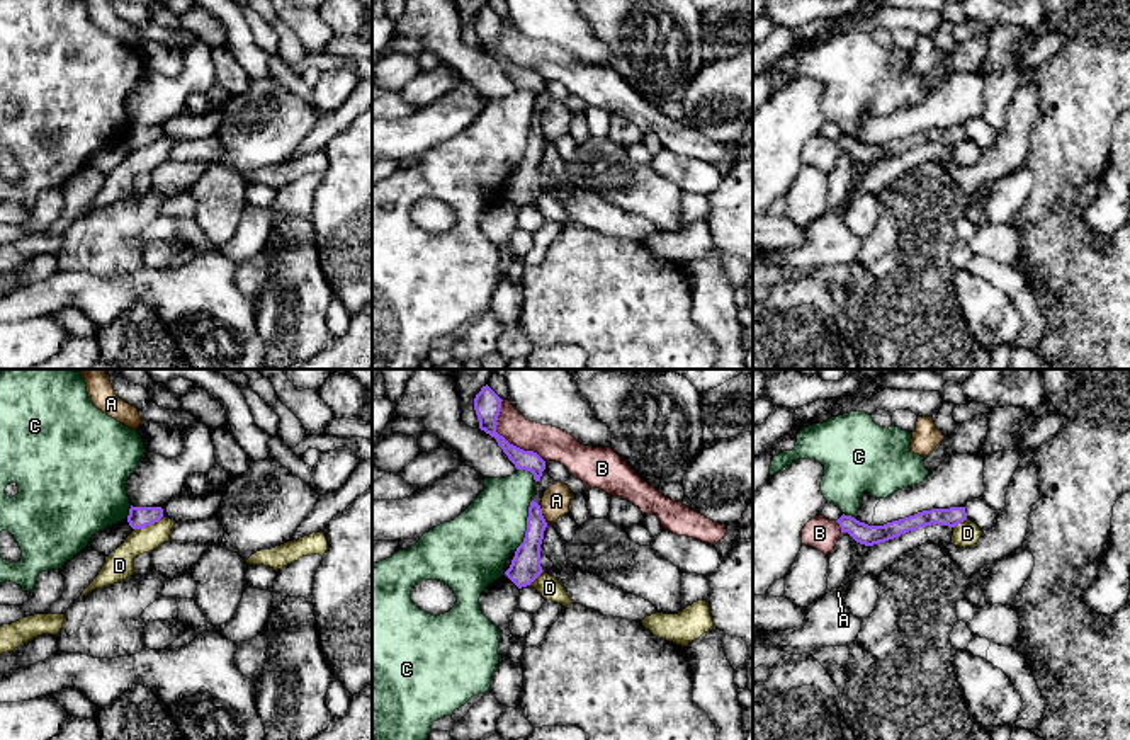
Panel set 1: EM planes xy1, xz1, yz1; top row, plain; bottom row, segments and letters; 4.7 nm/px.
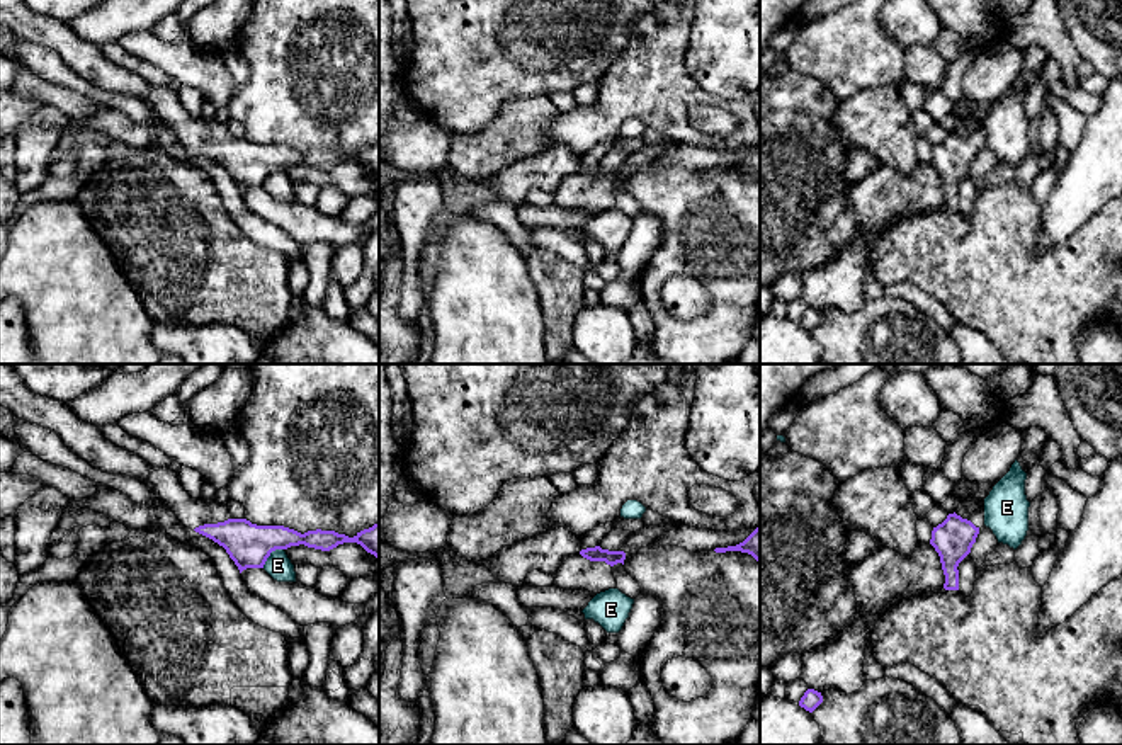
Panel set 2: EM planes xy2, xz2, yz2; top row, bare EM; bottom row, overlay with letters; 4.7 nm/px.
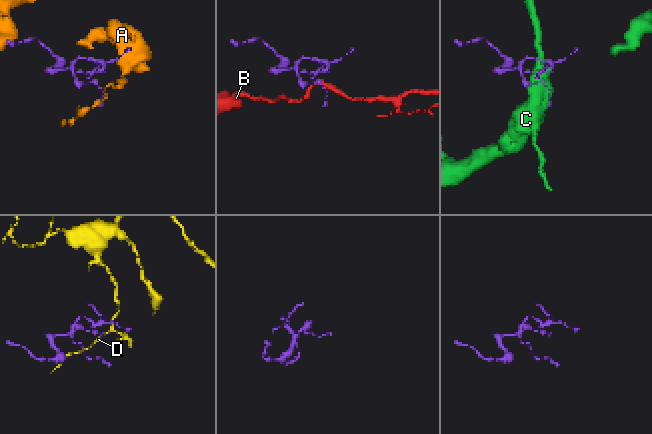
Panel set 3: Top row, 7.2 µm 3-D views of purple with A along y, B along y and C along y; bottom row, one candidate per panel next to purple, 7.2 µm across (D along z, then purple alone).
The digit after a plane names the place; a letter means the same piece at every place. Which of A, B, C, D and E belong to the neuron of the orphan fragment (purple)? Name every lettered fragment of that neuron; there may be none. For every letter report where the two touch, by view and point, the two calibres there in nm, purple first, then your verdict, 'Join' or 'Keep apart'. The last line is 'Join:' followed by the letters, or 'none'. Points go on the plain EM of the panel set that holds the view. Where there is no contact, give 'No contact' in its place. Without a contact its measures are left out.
A: Touches purple at xz1 (541, 133). Thickness 140 nm (purple) against 140 nm. Keep apart
B: Touches purple at xz1 (505, 58). Thickness 130 nm (purple) against 160 nm. Keep apart
C: Touches purple at xz1 (527, 143). Thickness 140 nm (purple) against 300 nm. Keep apart
D: Touches purple at xy1 (148, 143). Thickness 100 nm (purple) against 140 nm. Keep apart
E: Touches purple at xy2 (269, 174). Thickness 200 nm (purple) against 120 nm. Keep apart
Join: none

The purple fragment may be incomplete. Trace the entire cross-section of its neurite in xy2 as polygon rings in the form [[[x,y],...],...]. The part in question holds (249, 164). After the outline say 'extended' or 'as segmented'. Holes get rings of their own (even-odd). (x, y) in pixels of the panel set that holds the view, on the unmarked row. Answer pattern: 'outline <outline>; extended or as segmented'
outline [[[151,87],[148,105],[185,146],[223,165],[240,192],[246,187],[264,187],[272,170],[299,163],[330,170],[343,162],[357,162],[379,179],[379,141],[354,156],[321,148],[301,153],[284,145],[257,145],[246,138],[233,138],[228,126],[216,117],[192,117],[177,92],[168,87]]]; extended

